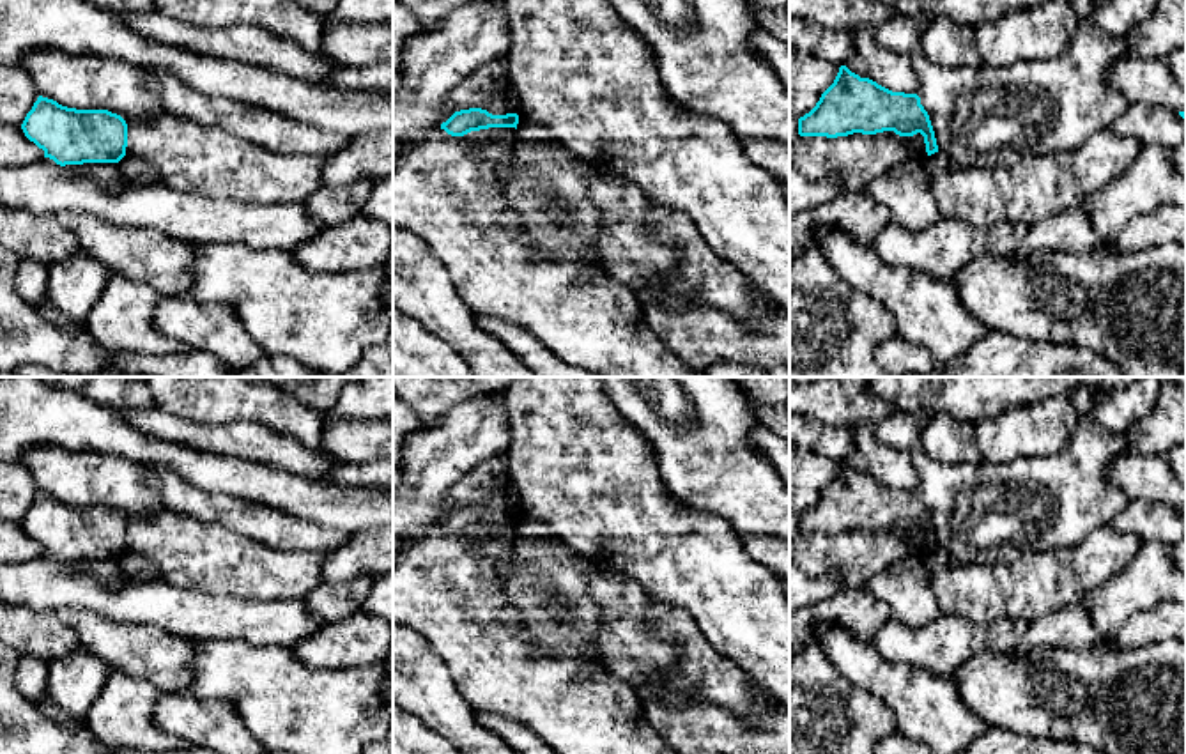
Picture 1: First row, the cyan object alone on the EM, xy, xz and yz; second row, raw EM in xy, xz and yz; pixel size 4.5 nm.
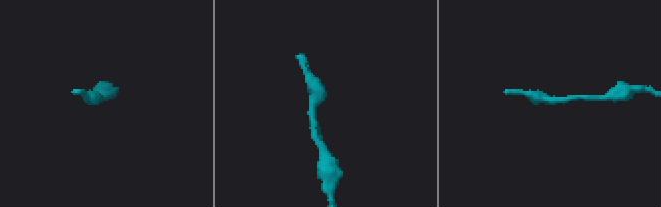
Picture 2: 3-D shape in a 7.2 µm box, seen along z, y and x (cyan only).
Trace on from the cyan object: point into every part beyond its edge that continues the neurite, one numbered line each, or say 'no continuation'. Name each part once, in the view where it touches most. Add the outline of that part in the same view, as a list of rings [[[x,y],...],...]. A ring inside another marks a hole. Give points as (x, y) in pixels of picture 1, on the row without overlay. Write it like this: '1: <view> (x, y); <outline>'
no continuation

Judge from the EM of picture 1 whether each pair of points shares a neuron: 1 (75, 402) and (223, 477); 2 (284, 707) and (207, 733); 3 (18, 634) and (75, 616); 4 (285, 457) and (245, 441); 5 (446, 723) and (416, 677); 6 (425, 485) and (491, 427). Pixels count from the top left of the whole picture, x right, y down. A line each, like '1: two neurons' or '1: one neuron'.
1: one neuron
2: two neurons
3: two neurons
4: one neuron
5: one neuron
6: one neuron

